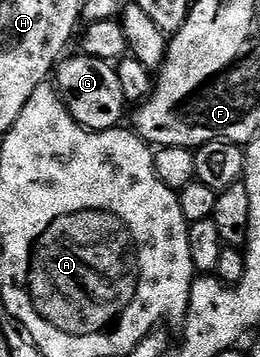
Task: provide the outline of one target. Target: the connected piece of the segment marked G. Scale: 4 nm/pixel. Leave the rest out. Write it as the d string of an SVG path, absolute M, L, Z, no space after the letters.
M83 55L65 56L54 70L54 84L70 115L83 129L101 133L115 129L123 122L120 120L124 117L126 102L116 70L109 62Z

